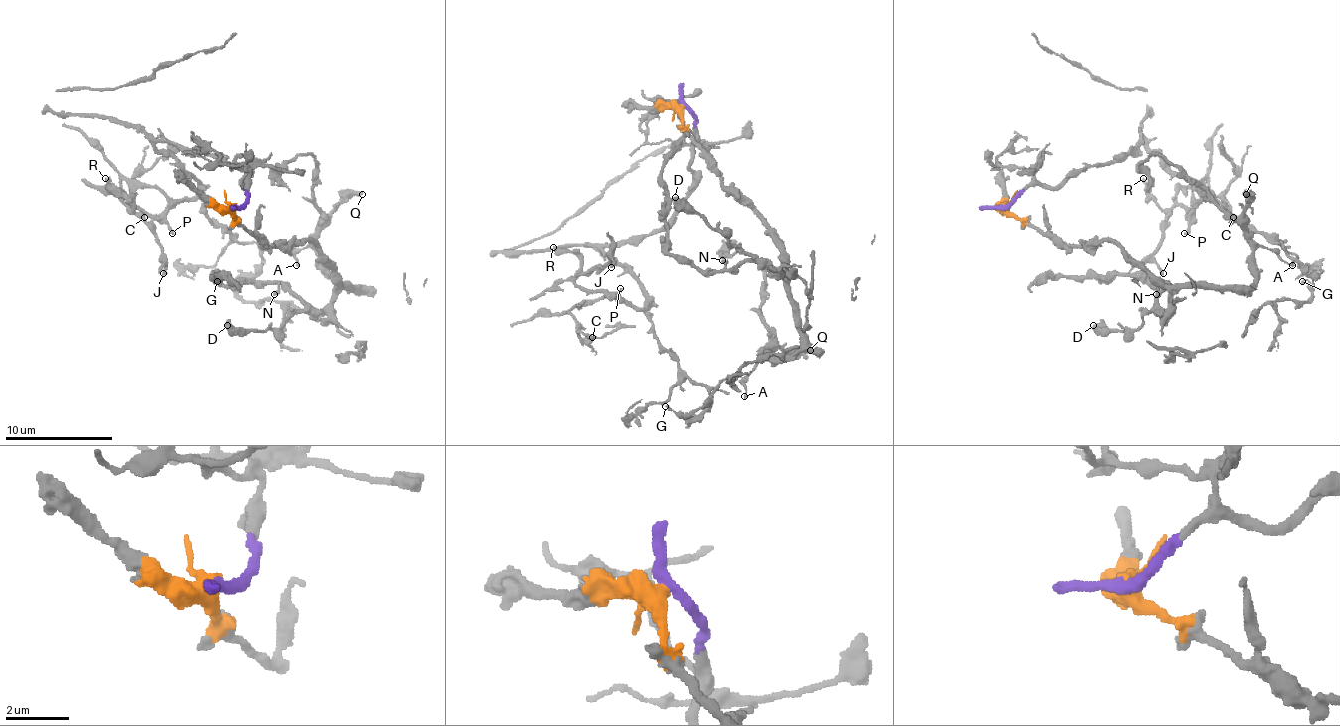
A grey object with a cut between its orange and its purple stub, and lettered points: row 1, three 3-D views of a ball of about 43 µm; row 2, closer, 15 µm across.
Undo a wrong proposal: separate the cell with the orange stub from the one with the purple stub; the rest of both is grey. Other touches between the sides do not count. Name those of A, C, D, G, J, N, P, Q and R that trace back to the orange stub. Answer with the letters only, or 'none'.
A, D, N, Q

